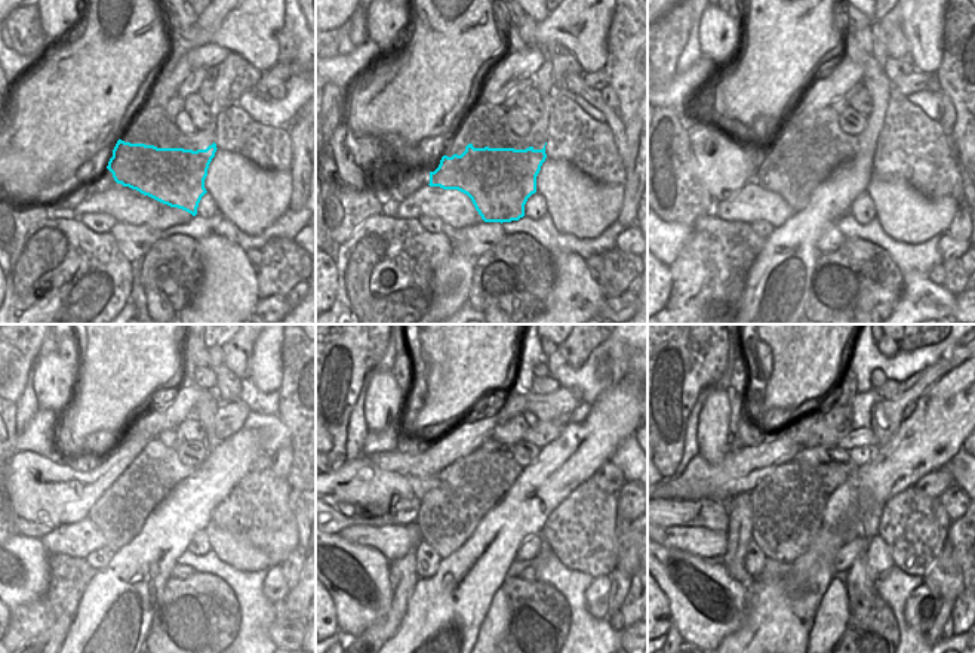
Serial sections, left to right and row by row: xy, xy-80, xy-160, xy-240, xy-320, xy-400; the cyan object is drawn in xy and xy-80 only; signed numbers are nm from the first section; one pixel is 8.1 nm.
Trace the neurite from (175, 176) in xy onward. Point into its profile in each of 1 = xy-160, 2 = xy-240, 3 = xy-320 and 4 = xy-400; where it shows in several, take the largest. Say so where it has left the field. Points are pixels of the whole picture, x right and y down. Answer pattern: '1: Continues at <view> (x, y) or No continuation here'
1: Continues at xy-160 (793, 178)
2: Continues at xy-240 (119, 514)
3: Continues at xy-320 (448, 516)
4: Continues at xy-400 (784, 517).

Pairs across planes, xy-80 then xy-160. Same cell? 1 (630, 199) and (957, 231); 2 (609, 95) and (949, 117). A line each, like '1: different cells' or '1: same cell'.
1: same cell
2: same cell

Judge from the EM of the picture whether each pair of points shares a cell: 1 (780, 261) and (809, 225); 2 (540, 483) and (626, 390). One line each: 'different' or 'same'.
1: same
2: same

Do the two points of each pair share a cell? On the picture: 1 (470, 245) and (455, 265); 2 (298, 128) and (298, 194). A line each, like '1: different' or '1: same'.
1: different
2: same

